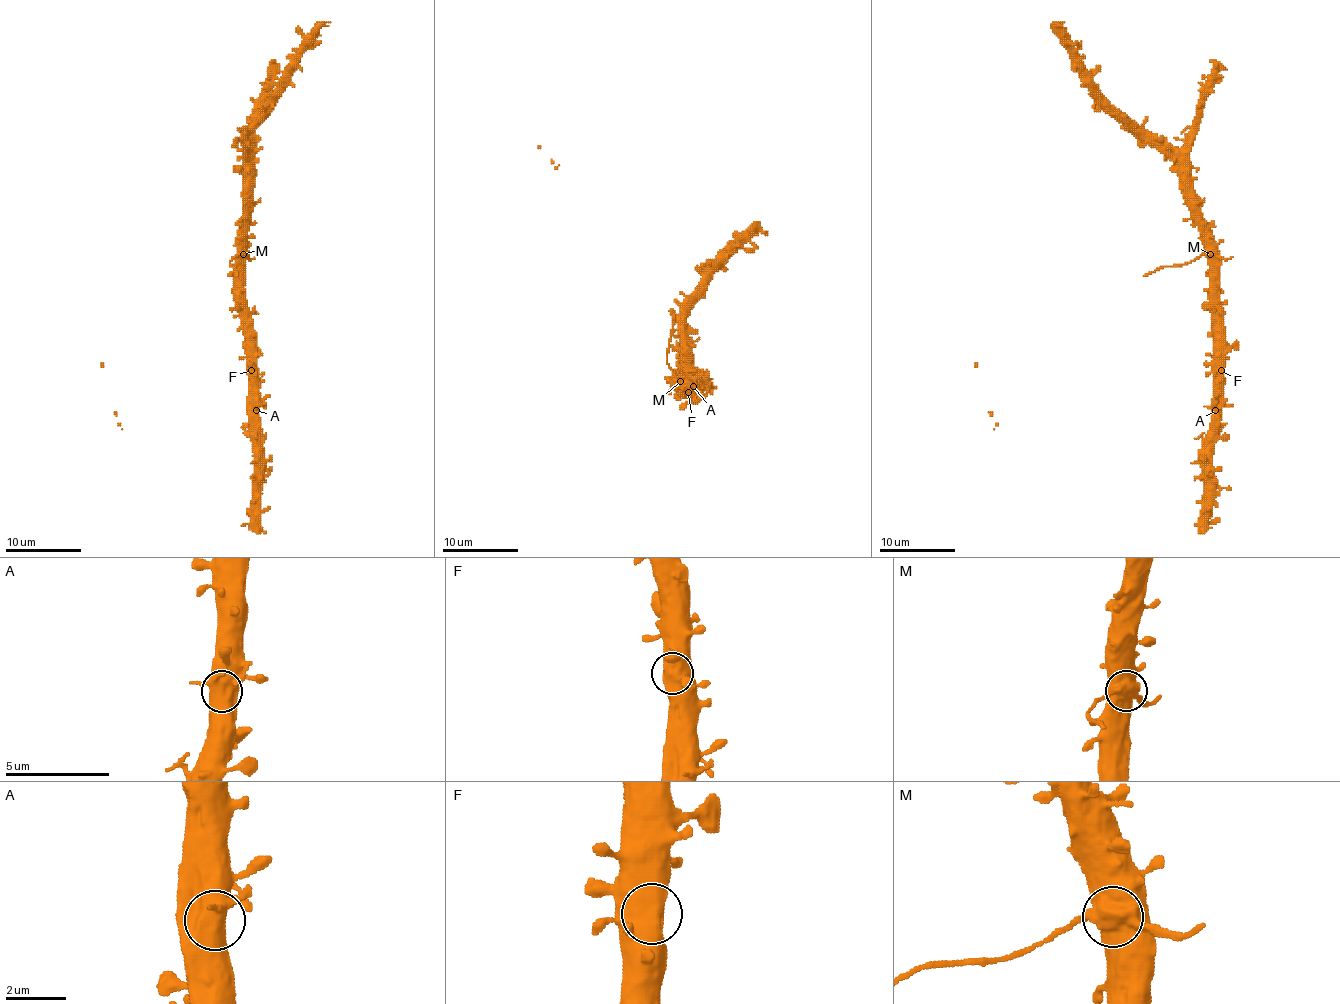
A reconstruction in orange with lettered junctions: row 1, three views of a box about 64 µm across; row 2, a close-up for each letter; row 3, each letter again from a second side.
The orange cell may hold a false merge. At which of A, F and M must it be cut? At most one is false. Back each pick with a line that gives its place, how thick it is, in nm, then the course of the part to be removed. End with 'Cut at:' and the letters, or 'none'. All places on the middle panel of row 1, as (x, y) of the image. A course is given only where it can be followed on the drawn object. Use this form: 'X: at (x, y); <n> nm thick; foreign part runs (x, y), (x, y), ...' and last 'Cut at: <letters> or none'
M: at (680, 381); 700 nm thick; foreign part runs (680, 381), (667, 362), (674, 314)
Cut at: M

